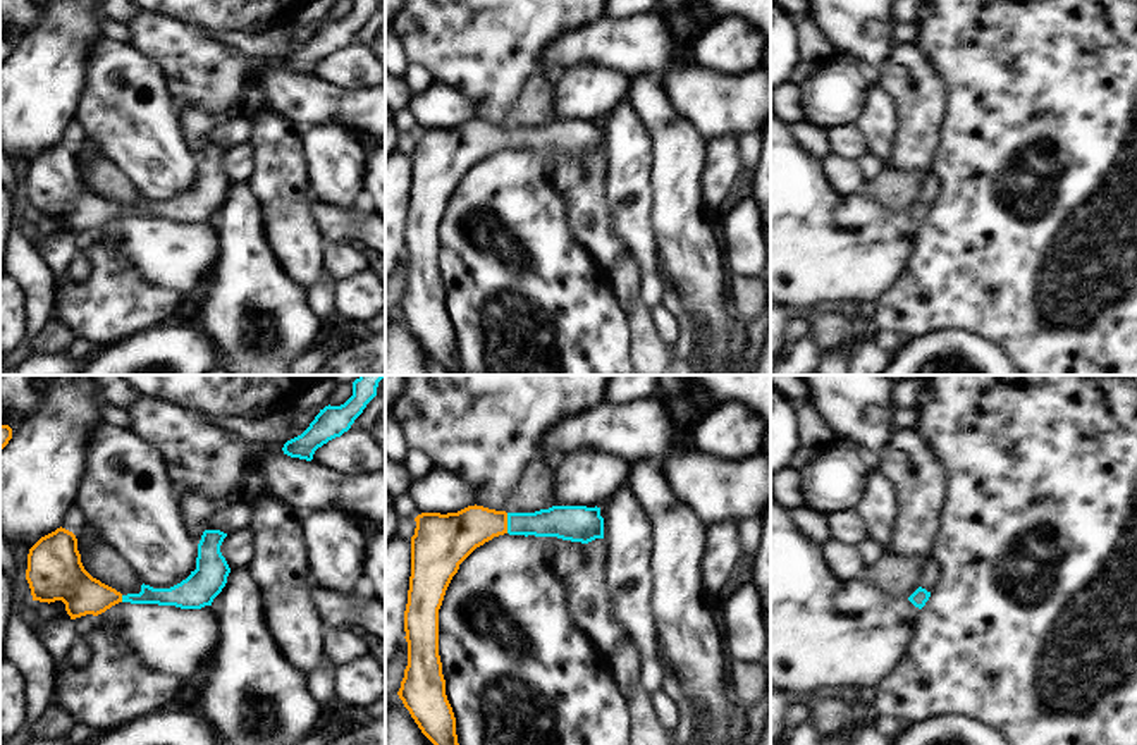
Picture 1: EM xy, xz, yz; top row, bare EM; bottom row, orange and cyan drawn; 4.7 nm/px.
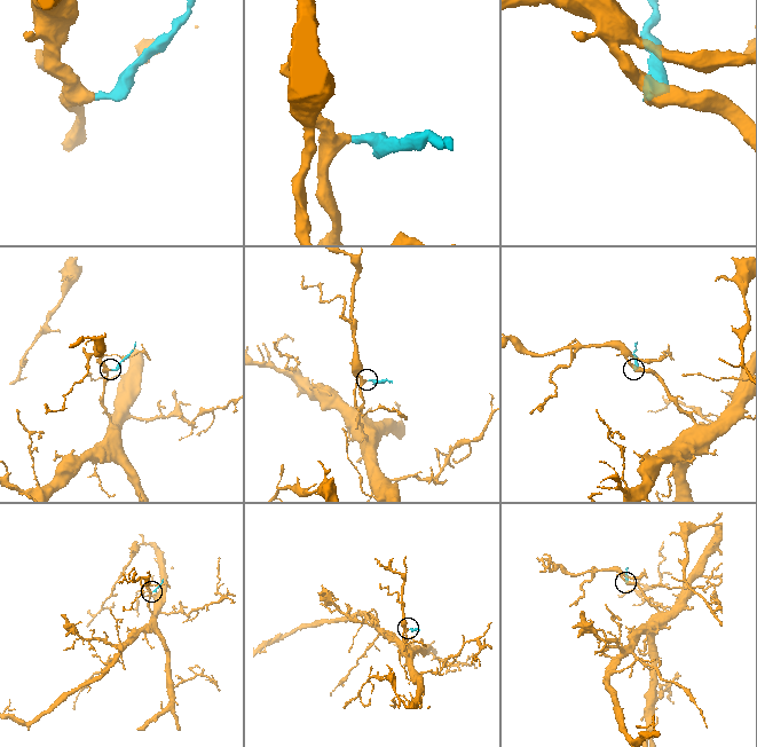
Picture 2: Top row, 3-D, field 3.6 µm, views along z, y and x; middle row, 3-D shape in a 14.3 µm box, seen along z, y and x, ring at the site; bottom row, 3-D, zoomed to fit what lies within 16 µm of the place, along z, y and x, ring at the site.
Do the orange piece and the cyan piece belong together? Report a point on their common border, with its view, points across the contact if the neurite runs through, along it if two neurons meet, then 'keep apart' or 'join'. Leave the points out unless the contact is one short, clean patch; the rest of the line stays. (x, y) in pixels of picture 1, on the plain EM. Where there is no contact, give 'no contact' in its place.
meets orange in xz at (506, 138); join

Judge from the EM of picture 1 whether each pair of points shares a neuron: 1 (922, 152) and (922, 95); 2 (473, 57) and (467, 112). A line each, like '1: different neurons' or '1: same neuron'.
1: same neuron
2: different neurons

